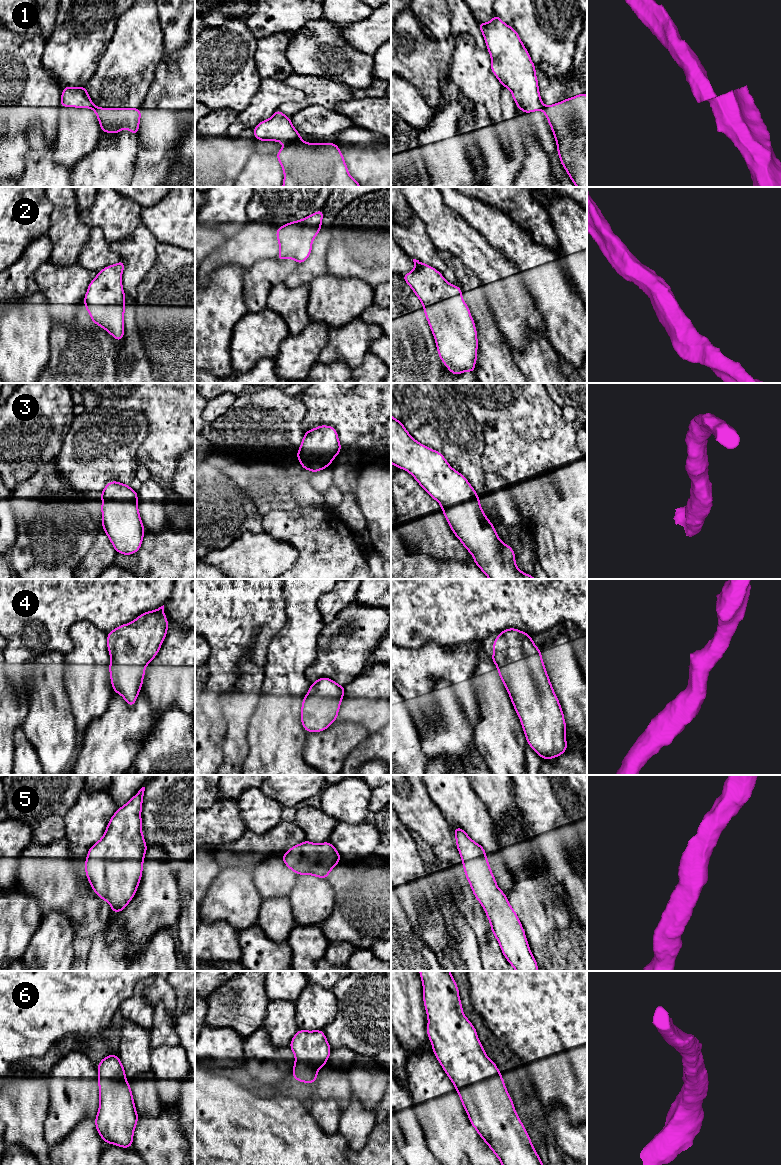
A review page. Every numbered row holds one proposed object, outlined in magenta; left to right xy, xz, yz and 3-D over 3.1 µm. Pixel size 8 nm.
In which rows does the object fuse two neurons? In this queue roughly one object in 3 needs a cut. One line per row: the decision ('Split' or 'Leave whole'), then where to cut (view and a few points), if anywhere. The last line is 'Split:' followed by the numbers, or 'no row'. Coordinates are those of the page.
1: Split. Split along xz (300, 135), (287, 144)
2: Leave whole. No split
3: Leave whole. No split
4: Leave whole. No split
5: Leave whole. No split
6: Leave whole. No split
Split: 1

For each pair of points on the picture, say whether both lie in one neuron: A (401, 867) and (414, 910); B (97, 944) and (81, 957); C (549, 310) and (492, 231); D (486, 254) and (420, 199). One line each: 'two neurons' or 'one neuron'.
A: one neuron
B: one neuron
C: one neuron
D: one neuron

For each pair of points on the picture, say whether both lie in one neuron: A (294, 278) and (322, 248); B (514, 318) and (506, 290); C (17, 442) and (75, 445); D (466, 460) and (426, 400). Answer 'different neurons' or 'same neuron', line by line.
A: same neuron
B: same neuron
C: different neurons
D: same neuron

